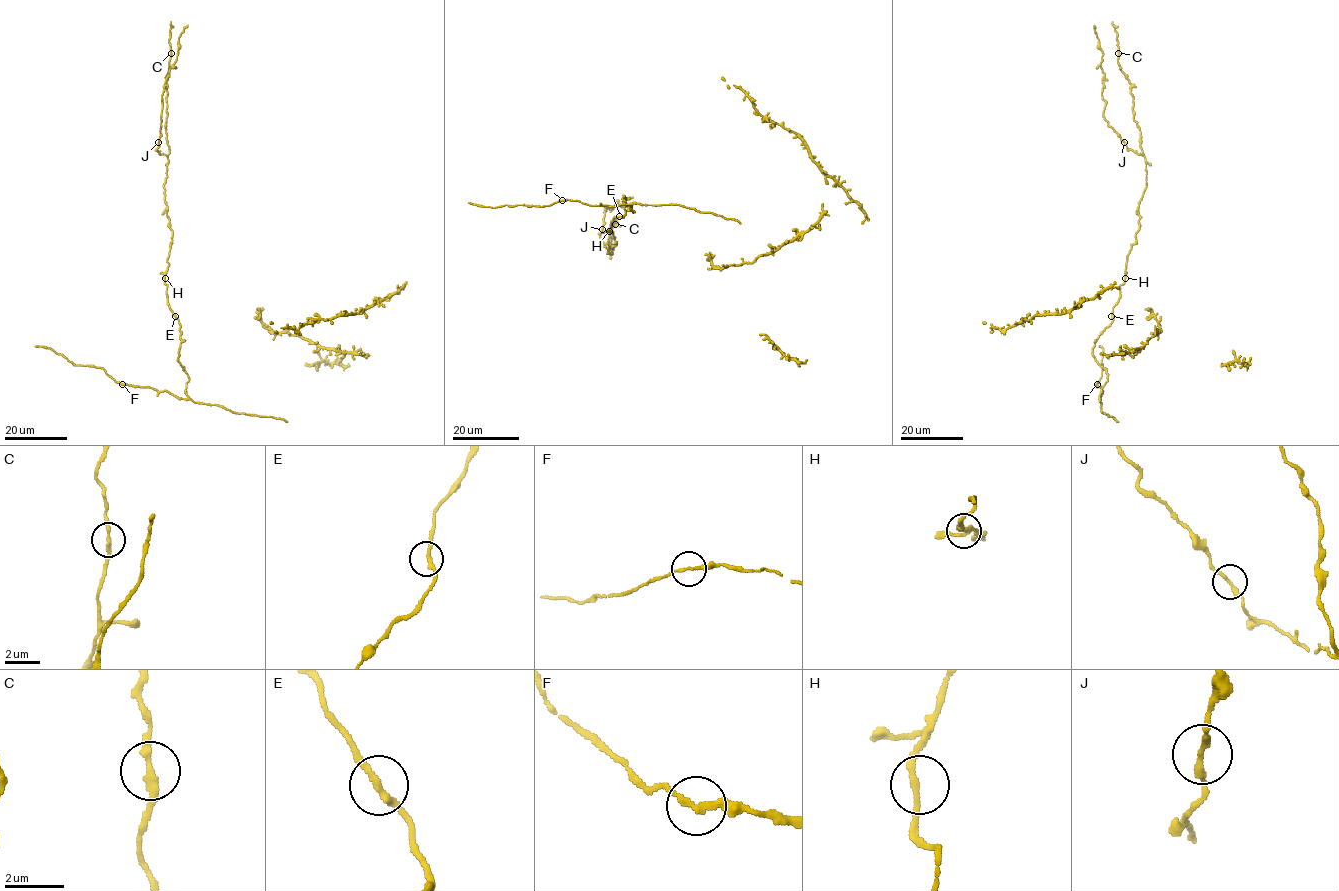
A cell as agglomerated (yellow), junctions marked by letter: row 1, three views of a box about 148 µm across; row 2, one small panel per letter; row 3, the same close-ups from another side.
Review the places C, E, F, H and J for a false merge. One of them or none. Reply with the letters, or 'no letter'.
no letter

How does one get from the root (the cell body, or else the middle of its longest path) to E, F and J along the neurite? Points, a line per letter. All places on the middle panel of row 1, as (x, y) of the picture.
E: (630, 205), (635, 212), (623, 200), (623, 195), (626, 199), (625, 213), (623, 218), (619, 216)
F: (630, 205), (633, 202), (591, 206), (562, 200)
J: (630, 205), (623, 195), (625, 213), (608, 229), (616, 242), (610, 254), (602, 229)

